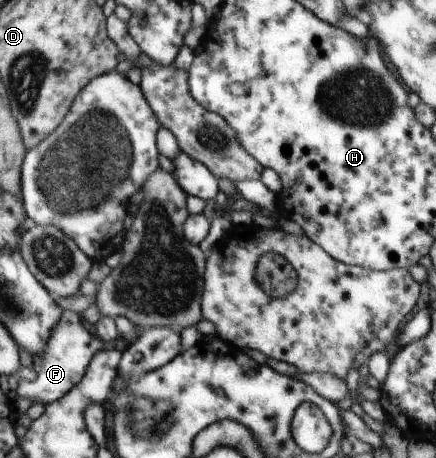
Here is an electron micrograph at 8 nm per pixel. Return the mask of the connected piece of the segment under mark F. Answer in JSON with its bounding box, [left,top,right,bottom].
[16,310,126,405]

